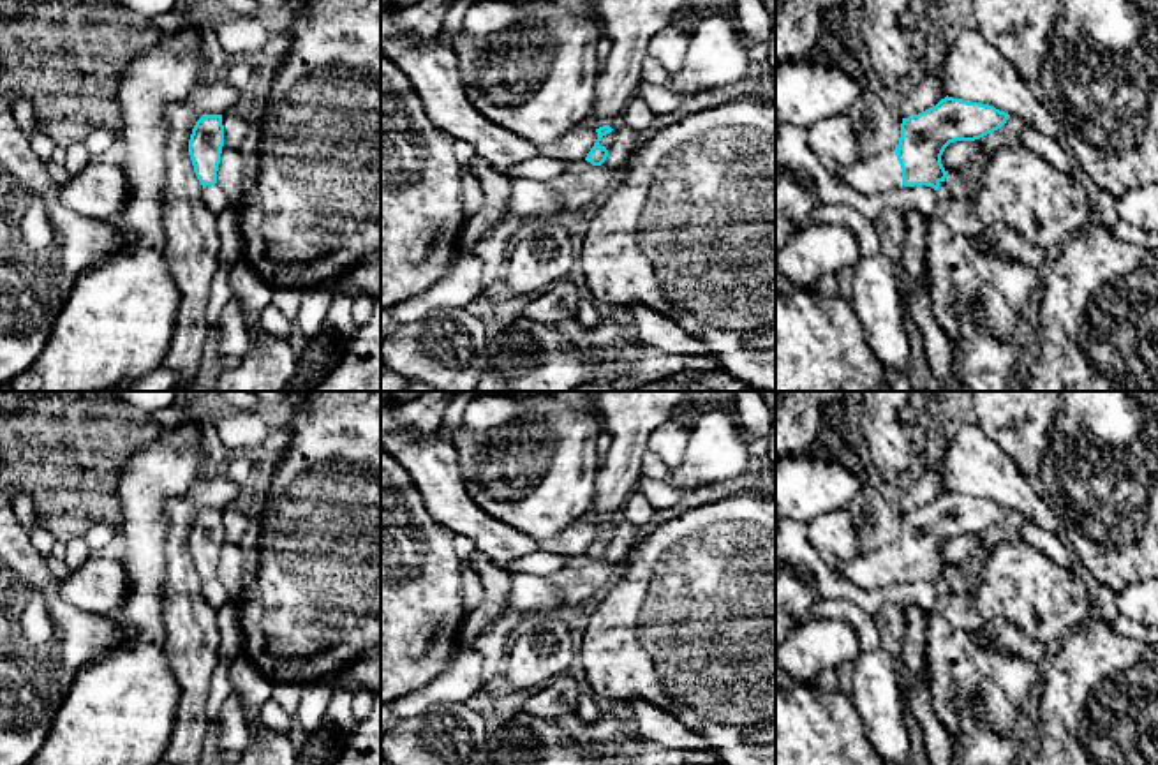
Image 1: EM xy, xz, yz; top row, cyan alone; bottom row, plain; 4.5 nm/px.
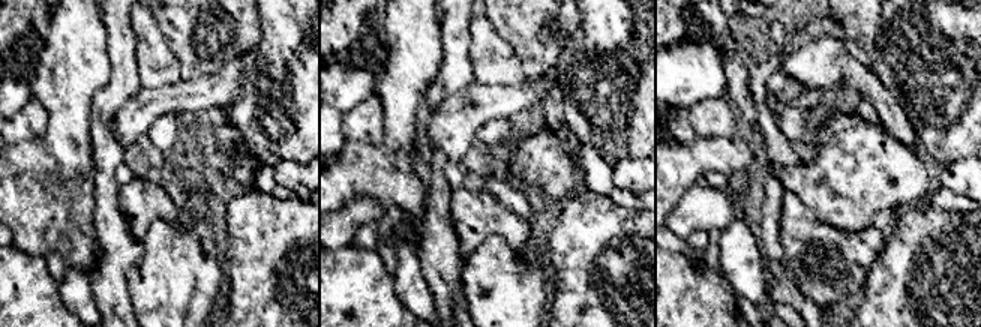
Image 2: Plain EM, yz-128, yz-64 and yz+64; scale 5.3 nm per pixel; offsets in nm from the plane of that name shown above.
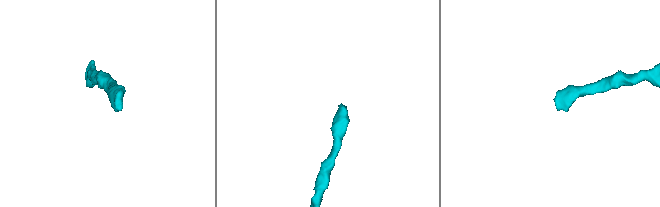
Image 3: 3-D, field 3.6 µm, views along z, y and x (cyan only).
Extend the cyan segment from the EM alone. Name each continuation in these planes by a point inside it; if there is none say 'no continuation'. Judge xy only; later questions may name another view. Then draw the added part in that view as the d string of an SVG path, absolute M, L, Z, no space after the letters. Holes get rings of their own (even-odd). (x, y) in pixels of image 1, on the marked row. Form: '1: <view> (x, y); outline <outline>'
no continuation

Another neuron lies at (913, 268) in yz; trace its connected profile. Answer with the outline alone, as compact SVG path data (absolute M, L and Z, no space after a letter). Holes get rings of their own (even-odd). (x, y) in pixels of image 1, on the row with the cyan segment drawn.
M904 212L906 234L901 249L901 291L904 291L911 282L920 284L925 293L929 293L927 268L925 268L925 234L927 234L927 217L920 212Z

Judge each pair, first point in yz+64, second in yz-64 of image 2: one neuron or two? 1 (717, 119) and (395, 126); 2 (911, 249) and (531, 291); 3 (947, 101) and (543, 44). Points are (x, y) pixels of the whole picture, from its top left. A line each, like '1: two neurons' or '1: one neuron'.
1: two neurons
2: two neurons
3: two neurons

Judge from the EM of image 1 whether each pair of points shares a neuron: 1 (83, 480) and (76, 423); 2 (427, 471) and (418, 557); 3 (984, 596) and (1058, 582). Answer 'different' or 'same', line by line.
1: same
2: different
3: same

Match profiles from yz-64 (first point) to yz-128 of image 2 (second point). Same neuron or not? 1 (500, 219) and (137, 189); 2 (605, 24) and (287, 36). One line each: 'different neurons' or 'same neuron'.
1: same neuron
2: same neuron

